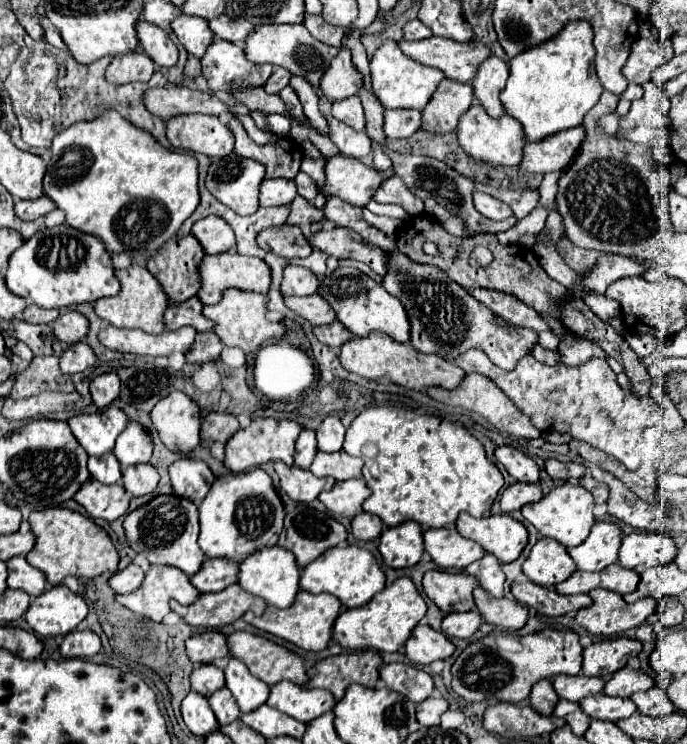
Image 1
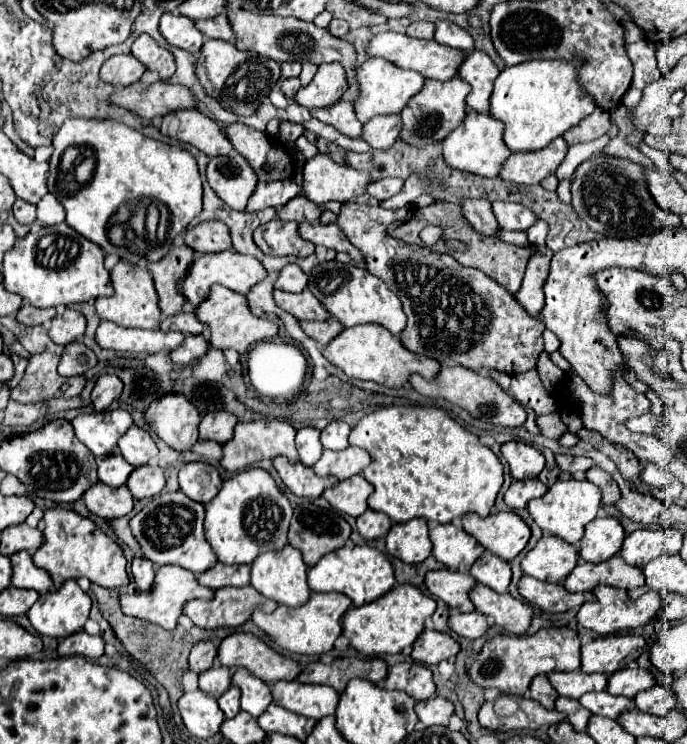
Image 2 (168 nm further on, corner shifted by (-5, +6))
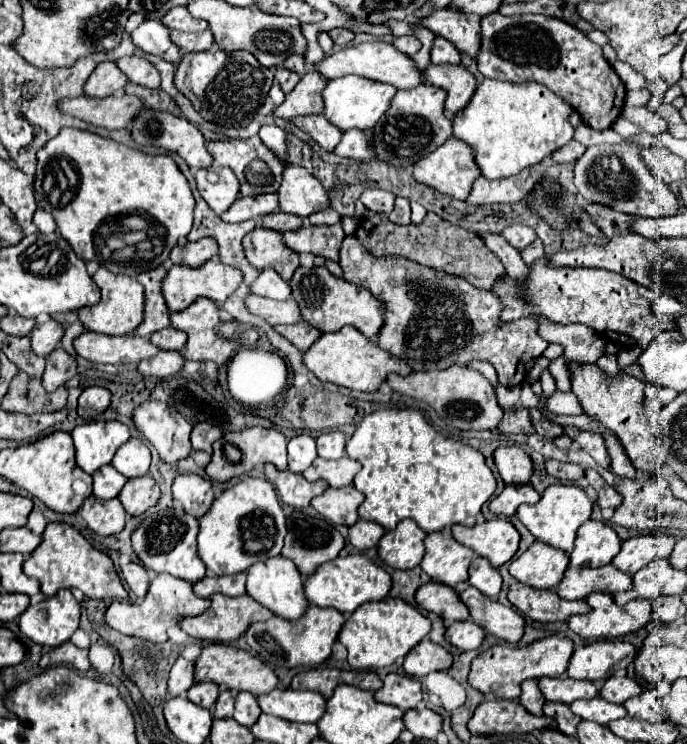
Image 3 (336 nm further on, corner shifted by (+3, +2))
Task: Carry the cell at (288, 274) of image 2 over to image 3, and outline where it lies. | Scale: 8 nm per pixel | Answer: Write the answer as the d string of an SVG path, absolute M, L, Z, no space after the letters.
M262 269L260 275L254 279L254 283L250 285L250 291L254 295L270 297L276 301L290 299L290 285L274 269Z

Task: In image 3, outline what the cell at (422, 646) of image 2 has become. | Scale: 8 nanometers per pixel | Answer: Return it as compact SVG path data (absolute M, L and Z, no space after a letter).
M428 639L420 641L420 645L416 645L416 649L412 649L404 659L404 671L410 677L426 677L432 671L444 671L450 667L452 655Z

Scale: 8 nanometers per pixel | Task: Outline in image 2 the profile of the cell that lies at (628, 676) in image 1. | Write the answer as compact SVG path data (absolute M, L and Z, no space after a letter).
M620 669L608 679L608 693L612 695L624 695L624 697L634 697L638 691L644 691L648 687L654 687L656 681L650 671L646 669Z

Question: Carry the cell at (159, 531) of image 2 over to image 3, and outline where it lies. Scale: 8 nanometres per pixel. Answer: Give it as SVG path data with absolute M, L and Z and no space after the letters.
M180 507L160 509L160 511L148 511L144 515L142 525L132 535L132 545L144 567L154 569L156 573L170 573L178 579L198 583L206 577L206 565L198 557L196 535L198 535L198 519L192 519Z

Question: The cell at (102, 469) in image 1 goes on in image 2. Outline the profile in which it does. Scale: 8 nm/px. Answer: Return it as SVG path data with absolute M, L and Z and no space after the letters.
M108 455L108 457L98 457L98 479L104 481L110 487L120 487L126 483L128 475L132 473L132 465L124 461L122 455Z

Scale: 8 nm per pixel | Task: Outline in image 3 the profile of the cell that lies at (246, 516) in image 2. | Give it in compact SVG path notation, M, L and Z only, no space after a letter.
M246 477L226 489L212 509L200 519L198 553L214 575L234 575L246 571L258 561L280 555L286 537L286 517L274 487L264 479Z

